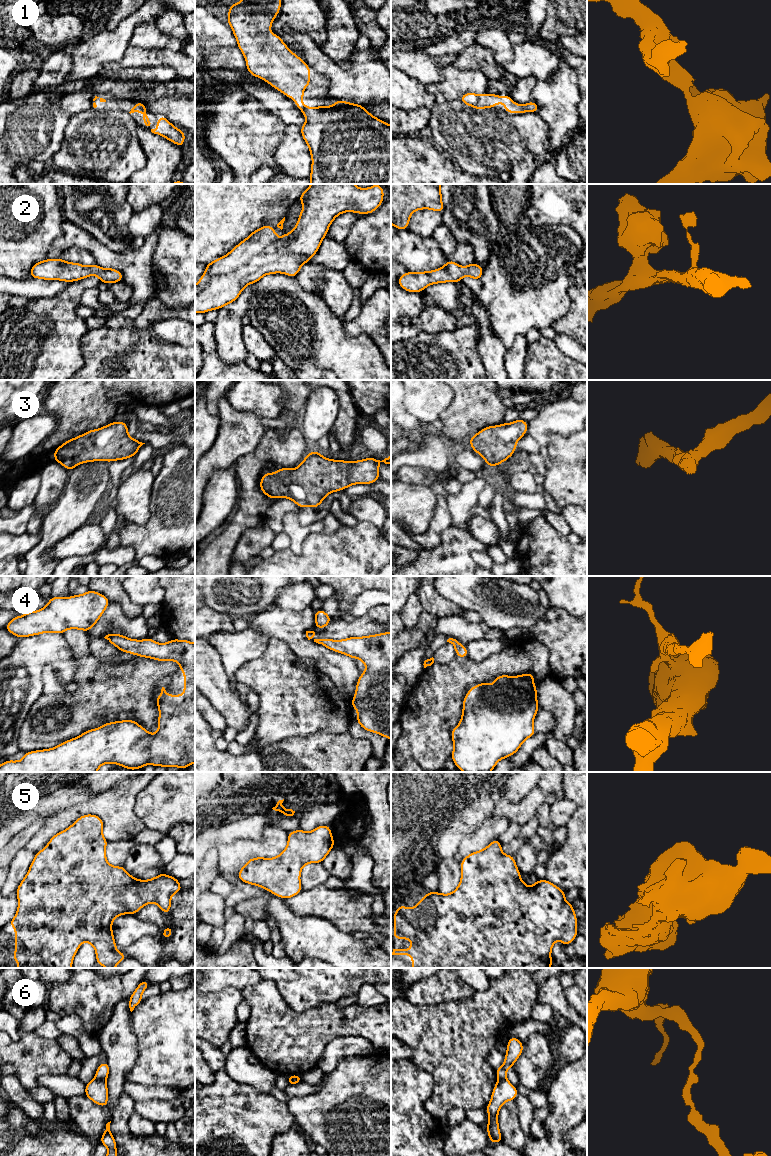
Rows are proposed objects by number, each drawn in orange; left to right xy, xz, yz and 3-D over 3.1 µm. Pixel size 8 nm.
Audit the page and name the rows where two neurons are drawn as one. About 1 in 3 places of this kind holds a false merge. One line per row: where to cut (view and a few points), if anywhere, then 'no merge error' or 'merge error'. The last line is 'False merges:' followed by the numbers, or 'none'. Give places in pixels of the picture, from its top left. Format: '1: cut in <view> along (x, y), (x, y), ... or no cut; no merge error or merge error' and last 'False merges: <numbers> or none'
1: no cut; no merge error
2: no cut; no merge error
3: no cut; no merge error
4: no cut; no merge error
5: no cut; no merge error
6: cut in xy along (95, 1077), (105, 1080); merge error
False merges: 6

